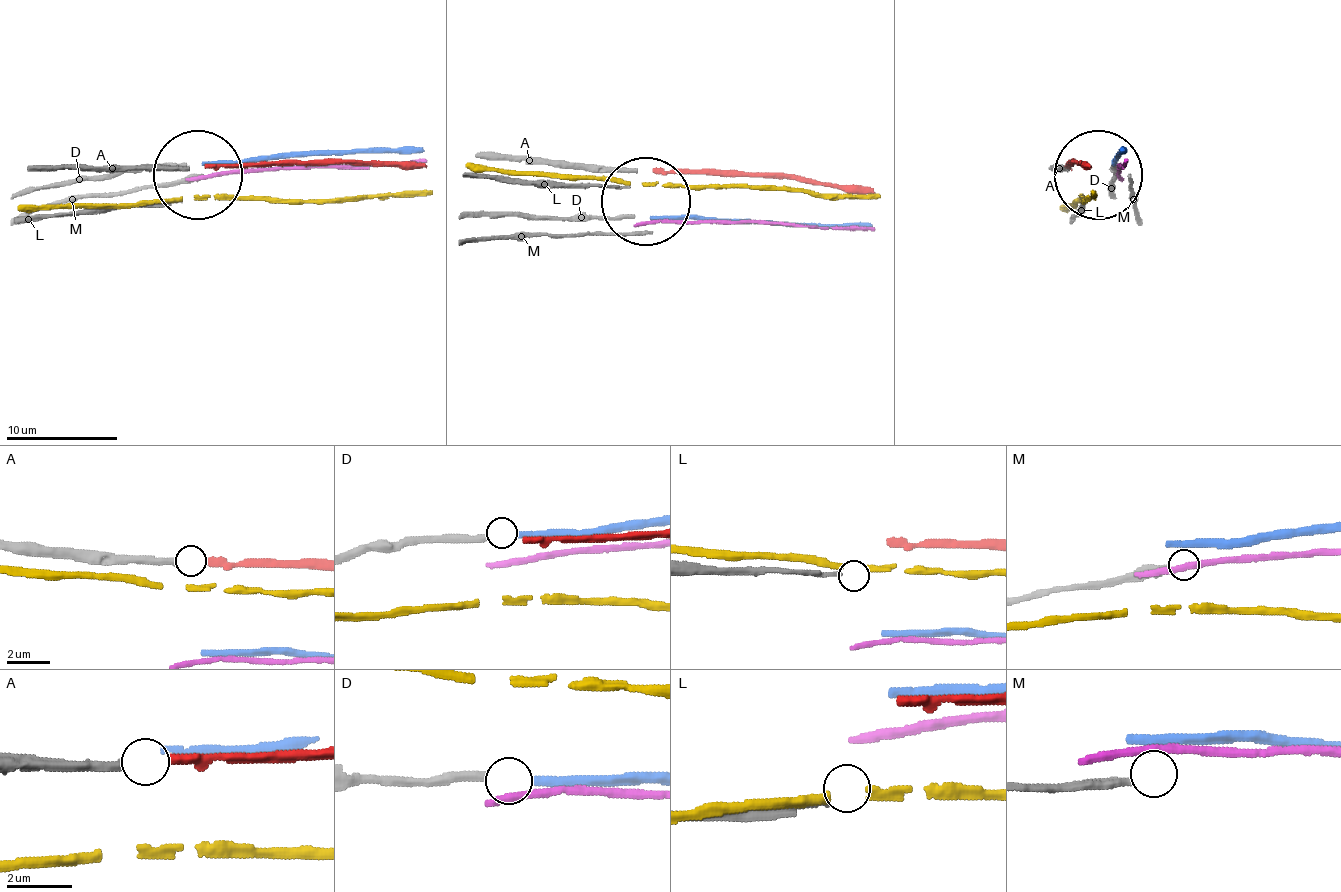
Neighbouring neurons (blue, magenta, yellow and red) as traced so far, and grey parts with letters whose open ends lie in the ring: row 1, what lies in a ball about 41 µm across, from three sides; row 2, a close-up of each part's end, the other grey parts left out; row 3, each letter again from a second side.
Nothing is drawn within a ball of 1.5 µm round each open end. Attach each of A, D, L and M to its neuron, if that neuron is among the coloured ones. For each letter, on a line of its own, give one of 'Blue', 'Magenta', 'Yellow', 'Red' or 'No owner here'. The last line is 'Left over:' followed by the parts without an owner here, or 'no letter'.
A: Red
D: Blue
L: No owner here
M: No owner here
Left over: L, M

